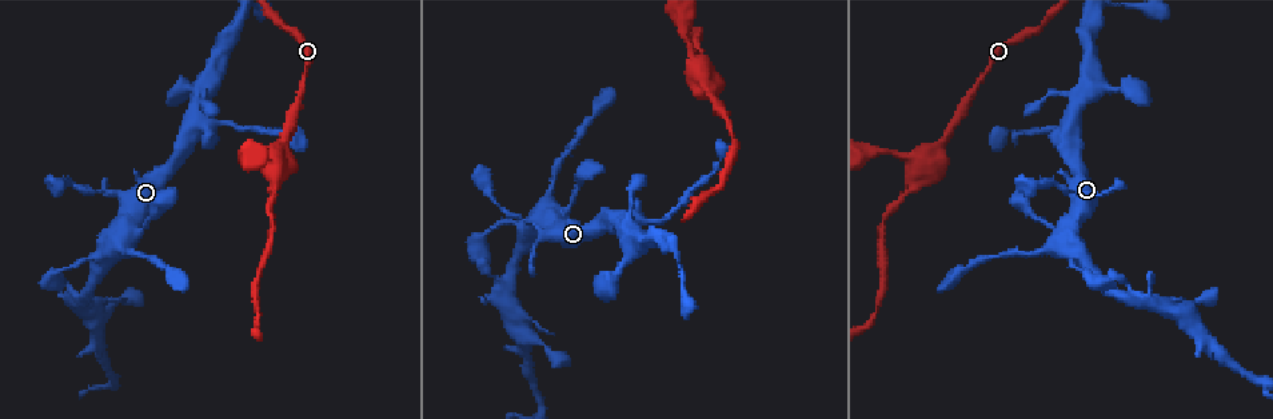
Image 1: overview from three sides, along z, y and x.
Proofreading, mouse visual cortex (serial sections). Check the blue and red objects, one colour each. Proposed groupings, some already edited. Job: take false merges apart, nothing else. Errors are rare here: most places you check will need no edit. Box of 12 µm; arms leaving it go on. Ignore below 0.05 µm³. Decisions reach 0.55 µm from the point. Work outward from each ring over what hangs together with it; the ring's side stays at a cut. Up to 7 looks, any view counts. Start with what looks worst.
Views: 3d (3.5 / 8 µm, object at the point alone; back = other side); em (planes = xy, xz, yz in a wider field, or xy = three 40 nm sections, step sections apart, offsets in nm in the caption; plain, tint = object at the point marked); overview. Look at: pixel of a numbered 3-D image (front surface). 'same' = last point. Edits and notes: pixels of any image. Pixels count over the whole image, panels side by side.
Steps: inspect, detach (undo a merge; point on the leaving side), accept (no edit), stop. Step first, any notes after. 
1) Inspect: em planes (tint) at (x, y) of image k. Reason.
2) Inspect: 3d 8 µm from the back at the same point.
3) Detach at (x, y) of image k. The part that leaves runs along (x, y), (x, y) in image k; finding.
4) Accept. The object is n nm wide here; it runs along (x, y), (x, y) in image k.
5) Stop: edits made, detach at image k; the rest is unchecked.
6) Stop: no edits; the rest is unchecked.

Inspect: 3d 3.5 µm at (205, 122) of image 1. Thick turns thin.

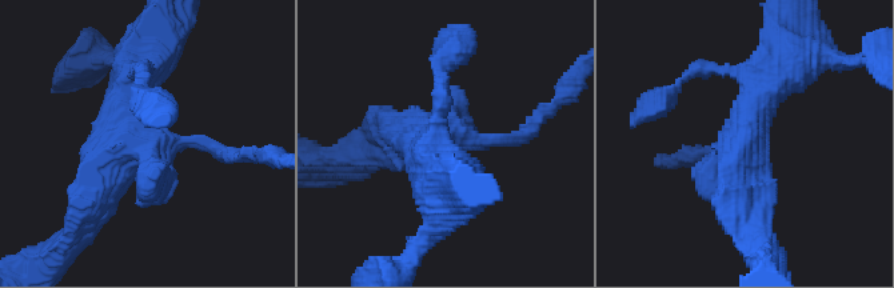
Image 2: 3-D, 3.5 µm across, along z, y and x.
Inspect: em planes (tint) at (144, 142) of image 2.

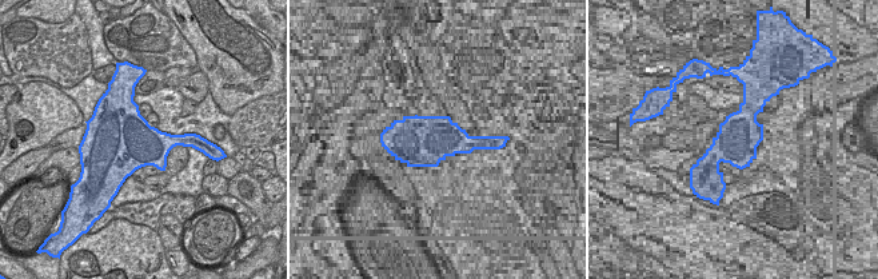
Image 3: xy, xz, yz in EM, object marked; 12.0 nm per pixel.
Accept. It runs along (87, 222), (124, 147), (140, 62) in image 2; continuous, no second cell.

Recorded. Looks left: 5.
Inspect: 3d 3.5 µm at (693, 67) of image 1. Abrupt turn.

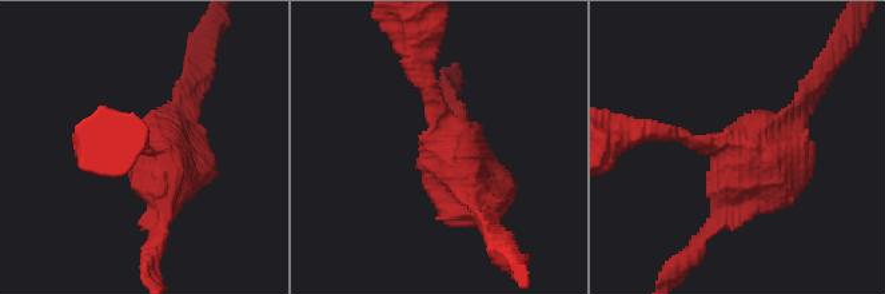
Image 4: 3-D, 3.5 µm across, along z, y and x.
Inspect: em xy step 1 (tint) at (738, 148) of image 4.

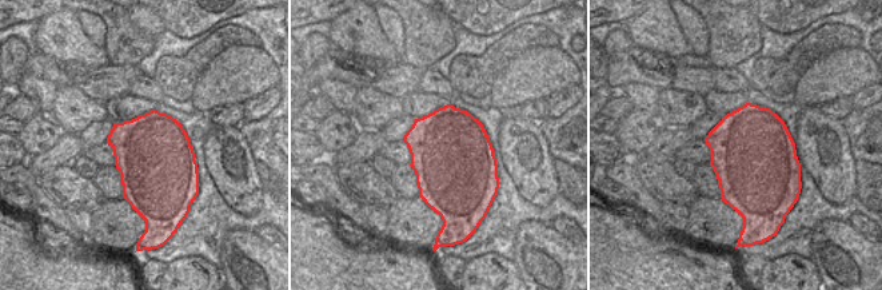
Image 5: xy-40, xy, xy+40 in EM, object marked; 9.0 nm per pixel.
Accept. It runs along (486, 218), (445, 147), (429, 95) in image 4; all the same cell.

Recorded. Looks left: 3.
Inspect: em xy step 5 (tint) at (539, 226) of image 1.

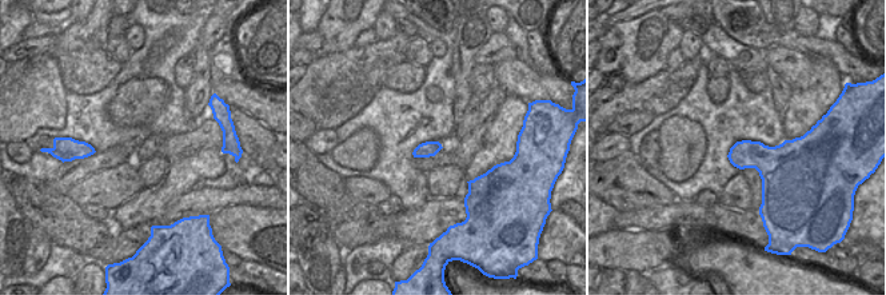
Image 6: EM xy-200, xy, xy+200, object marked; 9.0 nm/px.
Inspect: 3d 3.5 µm at the same point. Wider look.

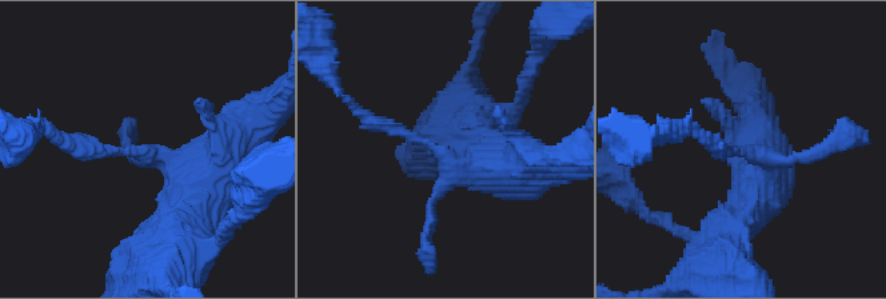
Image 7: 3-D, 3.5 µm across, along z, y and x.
Accept. All the same cell.

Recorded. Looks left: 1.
Stop: no edits; the rest is unchecked.

